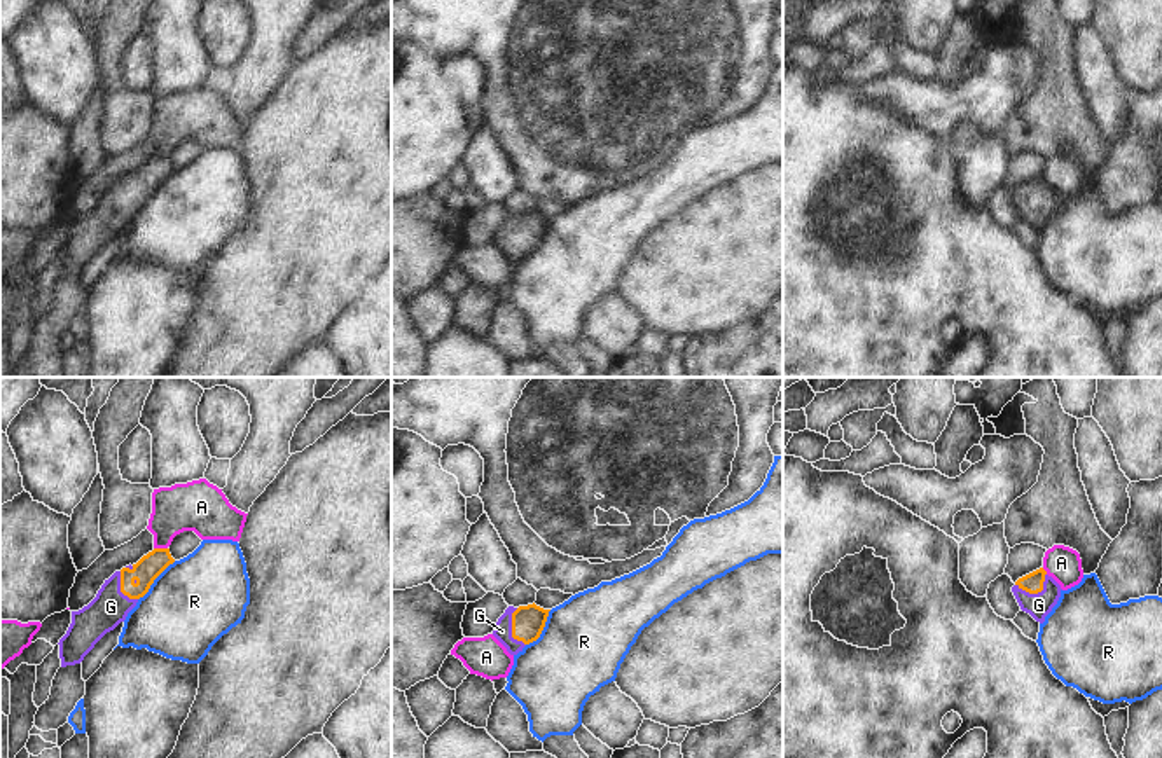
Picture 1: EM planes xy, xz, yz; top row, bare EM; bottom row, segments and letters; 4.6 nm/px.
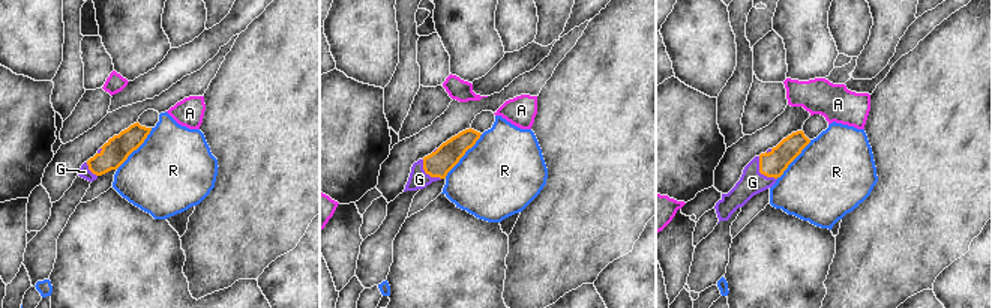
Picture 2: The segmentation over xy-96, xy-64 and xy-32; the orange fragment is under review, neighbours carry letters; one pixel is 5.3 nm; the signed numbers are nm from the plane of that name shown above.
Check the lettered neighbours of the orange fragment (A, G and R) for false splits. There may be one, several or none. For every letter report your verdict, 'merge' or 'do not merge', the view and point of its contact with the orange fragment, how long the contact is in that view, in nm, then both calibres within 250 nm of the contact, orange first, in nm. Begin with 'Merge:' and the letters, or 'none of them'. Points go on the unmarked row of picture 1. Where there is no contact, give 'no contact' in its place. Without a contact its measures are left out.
Merge: G
A: do not merge | xy (161, 158) | 60 nm | 110/220 nm
G: merge | yz (1037, 201) | 160 nm | 90/110 nm
R: do not merge | xy (154, 187) | 260 nm | 110/400 nm

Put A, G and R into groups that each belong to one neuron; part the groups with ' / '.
A / G / R

